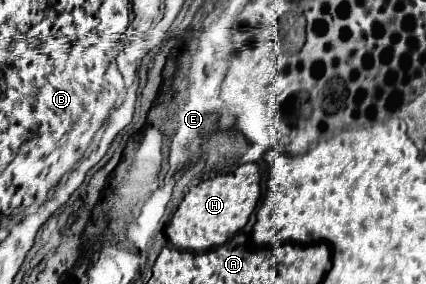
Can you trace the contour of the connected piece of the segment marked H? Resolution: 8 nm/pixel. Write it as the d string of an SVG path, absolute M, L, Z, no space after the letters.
M242 164L234 174L222 174L192 186L178 204L166 236L173 246L190 252L210 250L228 242L240 228L246 226L250 214L260 200L260 170L256 164Z

